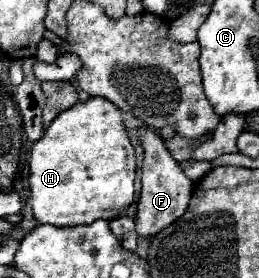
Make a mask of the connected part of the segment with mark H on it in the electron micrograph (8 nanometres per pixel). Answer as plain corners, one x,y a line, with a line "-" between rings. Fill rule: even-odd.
88,99
86,103
76,103
72,109
60,113
44,131
42,139
34,141
32,145
28,183
34,219
38,223
50,223
54,227
90,225
96,219
112,221
114,213
124,211
134,201
134,173
134,147
130,145
128,133
124,131
118,107
108,99

